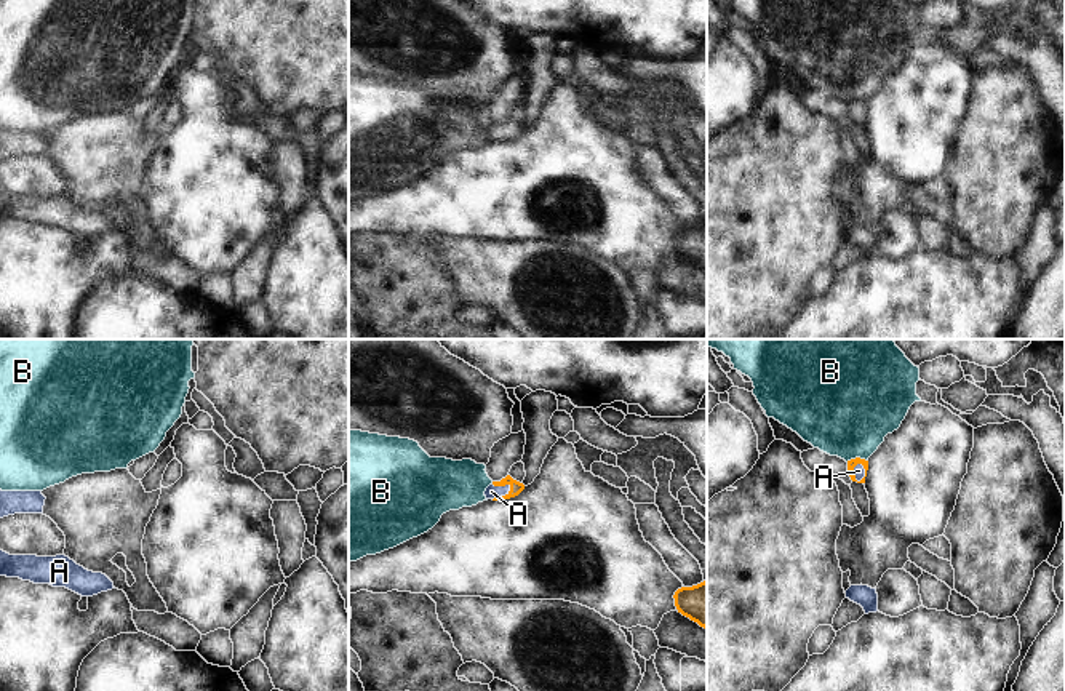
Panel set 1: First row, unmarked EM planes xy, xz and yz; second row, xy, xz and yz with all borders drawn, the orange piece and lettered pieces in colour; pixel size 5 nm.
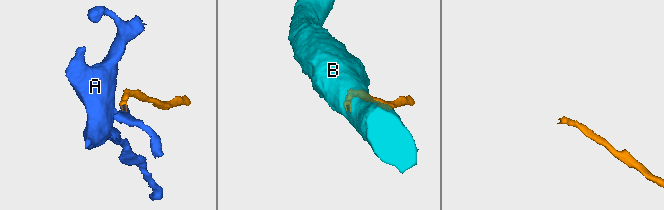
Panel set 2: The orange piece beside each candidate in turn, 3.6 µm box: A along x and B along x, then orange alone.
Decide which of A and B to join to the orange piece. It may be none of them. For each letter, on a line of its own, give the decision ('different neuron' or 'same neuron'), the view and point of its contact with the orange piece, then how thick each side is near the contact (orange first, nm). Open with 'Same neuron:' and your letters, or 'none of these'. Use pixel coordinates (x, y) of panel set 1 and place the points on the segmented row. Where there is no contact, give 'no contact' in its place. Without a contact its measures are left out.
Same neuron: A
A: same neuron | xz (502, 496) | 60/70 nm
B: different neuron | yz (856, 458) | 50/480 nm

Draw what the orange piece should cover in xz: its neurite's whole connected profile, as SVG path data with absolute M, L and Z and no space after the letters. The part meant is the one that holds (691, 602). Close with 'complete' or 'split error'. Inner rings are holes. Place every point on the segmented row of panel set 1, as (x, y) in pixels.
M707 582L692 587L681 587L675 592L678 613L707 629Z | complete

